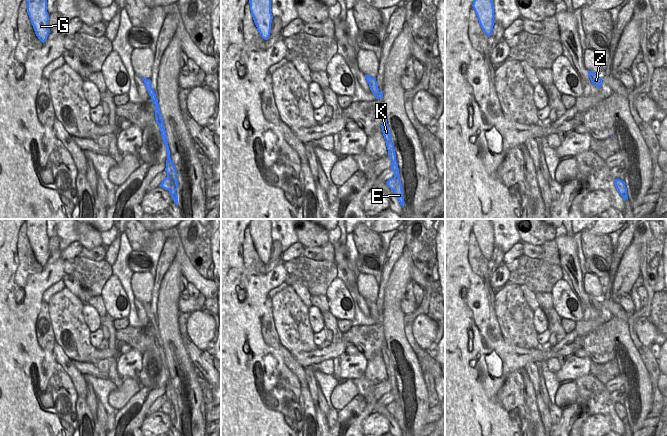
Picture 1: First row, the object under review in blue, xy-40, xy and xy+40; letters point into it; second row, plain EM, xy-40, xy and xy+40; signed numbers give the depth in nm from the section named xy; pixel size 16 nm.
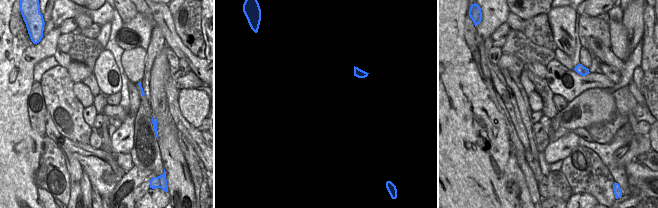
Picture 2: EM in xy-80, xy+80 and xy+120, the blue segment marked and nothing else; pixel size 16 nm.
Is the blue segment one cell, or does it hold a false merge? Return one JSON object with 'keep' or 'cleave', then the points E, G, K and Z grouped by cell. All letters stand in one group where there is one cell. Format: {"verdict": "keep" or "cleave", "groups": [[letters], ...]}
{"verdict": "keep", "groups": [["E", "G", "K", "Z"]]}

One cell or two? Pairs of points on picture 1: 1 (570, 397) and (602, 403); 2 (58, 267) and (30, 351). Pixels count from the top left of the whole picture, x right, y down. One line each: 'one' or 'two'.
1: two
2: one

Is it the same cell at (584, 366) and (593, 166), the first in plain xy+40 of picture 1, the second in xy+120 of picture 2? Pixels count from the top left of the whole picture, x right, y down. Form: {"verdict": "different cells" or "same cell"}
{"verdict": "different cells"}

